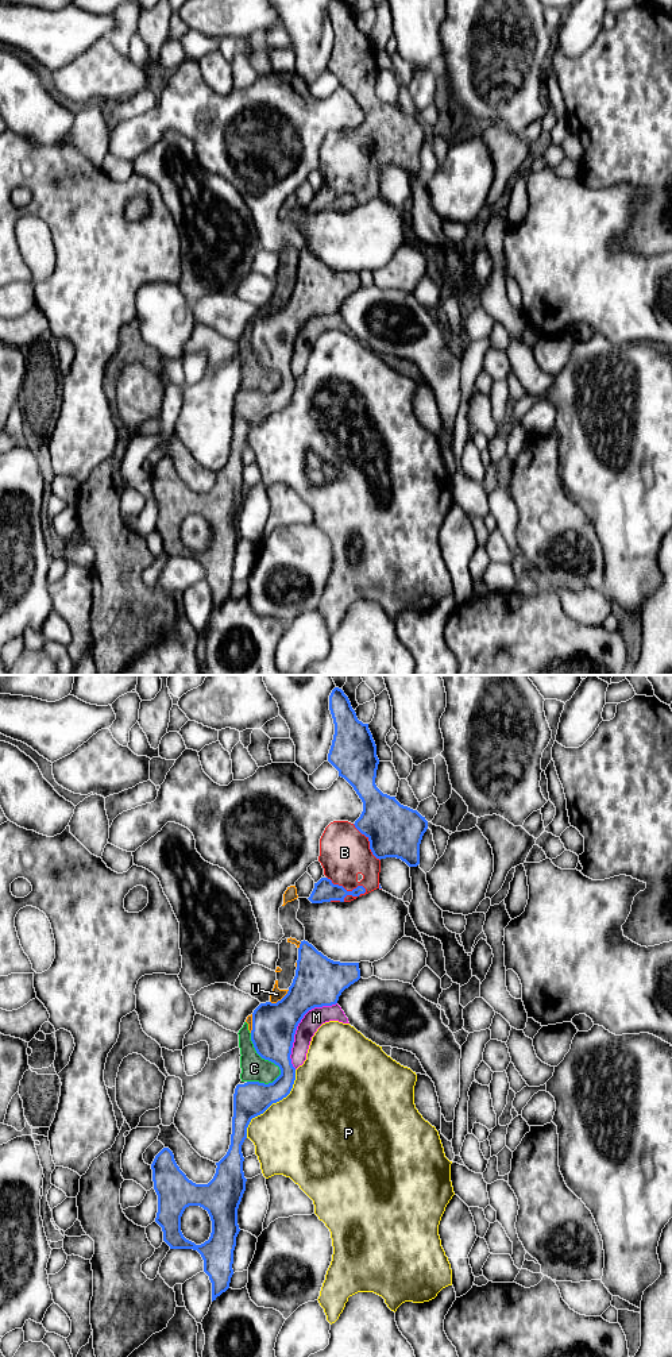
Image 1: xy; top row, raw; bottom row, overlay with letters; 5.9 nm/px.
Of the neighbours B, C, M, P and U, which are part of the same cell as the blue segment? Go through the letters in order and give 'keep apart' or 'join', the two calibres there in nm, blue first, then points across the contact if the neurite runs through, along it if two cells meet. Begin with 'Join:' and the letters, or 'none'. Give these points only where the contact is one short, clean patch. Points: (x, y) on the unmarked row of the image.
Join: B
B: join; 130 nm thick on the blue side, 300 nm on the other
C: keep apart; 260 nm thick on the blue side, 160 nm on the other
M: keep apart; 260 nm thick on the blue side, 110 nm on the other
P: keep apart; 200 nm thick on the blue side, 480 nm on the other
U: keep apart; 300 nm thick on the blue side, 70 nm on the other

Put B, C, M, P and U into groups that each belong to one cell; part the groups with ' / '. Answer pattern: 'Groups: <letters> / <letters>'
Groups: B / C U / M / P

